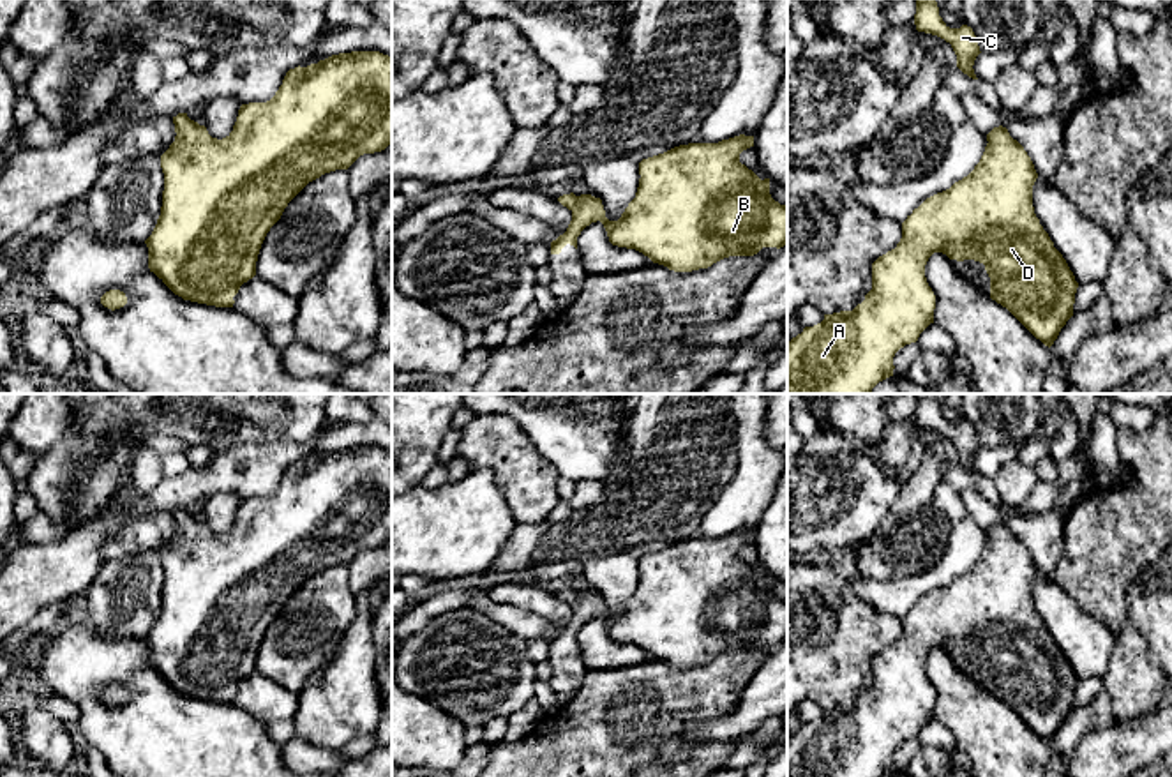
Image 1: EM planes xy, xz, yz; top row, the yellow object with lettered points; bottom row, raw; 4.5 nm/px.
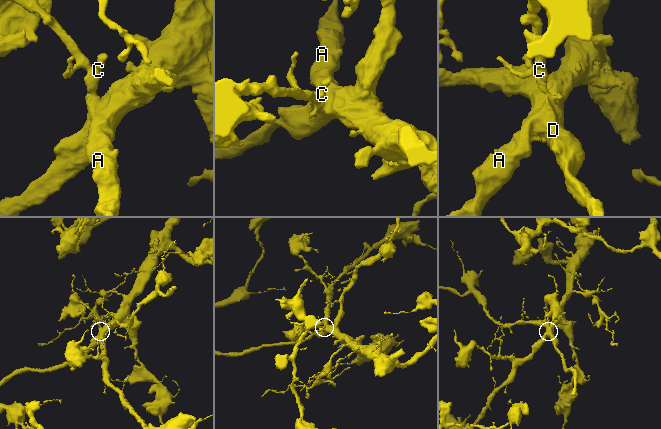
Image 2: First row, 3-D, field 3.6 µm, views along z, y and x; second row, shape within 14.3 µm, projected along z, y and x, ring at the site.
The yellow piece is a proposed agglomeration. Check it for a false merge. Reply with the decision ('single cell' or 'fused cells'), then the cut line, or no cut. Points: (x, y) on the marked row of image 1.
single cell; cut none

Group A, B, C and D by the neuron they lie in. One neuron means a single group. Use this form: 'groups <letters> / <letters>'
groups A B C D

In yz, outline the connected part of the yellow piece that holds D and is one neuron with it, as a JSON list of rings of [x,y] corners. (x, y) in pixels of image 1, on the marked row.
[[[1003,125],[994,127],[987,141],[980,162],[967,177],[927,198],[907,215],[897,247],[872,263],[872,290],[865,300],[853,311],[824,314],[821,323],[805,327],[801,334],[787,341],[787,394],[870,394],[879,381],[893,376],[895,353],[916,343],[920,334],[934,323],[935,295],[925,277],[925,265],[934,253],[957,261],[983,263],[990,277],[990,298],[1006,307],[1045,346],[1054,344],[1073,316],[1078,283],[1034,214],[1033,185],[1038,173],[1031,157]]]

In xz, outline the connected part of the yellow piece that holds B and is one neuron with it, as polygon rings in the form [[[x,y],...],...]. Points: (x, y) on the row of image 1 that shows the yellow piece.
[[[734,136],[718,143],[688,143],[639,162],[639,187],[618,221],[609,221],[600,198],[591,194],[563,194],[558,201],[572,212],[572,221],[563,235],[551,242],[551,254],[560,254],[570,244],[577,249],[577,237],[591,223],[600,221],[609,242],[618,247],[635,249],[653,263],[674,272],[708,268],[729,256],[754,256],[763,247],[784,247],[787,244],[787,207],[770,194],[770,178],[761,180],[740,162],[740,154],[754,147],[754,136]]]

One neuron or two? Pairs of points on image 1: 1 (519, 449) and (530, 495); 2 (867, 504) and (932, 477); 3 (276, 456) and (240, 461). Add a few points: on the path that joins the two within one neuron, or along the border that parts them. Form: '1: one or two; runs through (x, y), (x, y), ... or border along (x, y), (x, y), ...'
1: one; runs through (519, 460), (519, 470), (530, 484)
2: two; border along (902, 486), (895, 504), (878, 527)
3: one; runs through (267, 461), (249, 461)

